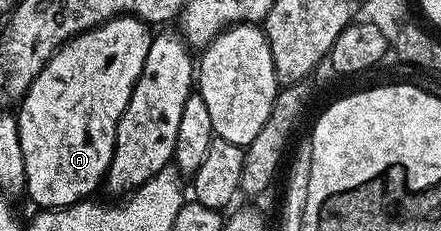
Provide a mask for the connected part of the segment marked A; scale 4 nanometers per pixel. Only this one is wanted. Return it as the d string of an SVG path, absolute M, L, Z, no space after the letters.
M124 16L87 30L70 38L41 68L33 84L18 103L17 117L21 152L25 155L26 197L36 202L36 207L59 210L92 197L95 189L107 177L107 169L113 160L115 133L121 112L129 104L131 89L141 76L145 56L149 56L149 44L153 37L148 23L140 18Z

